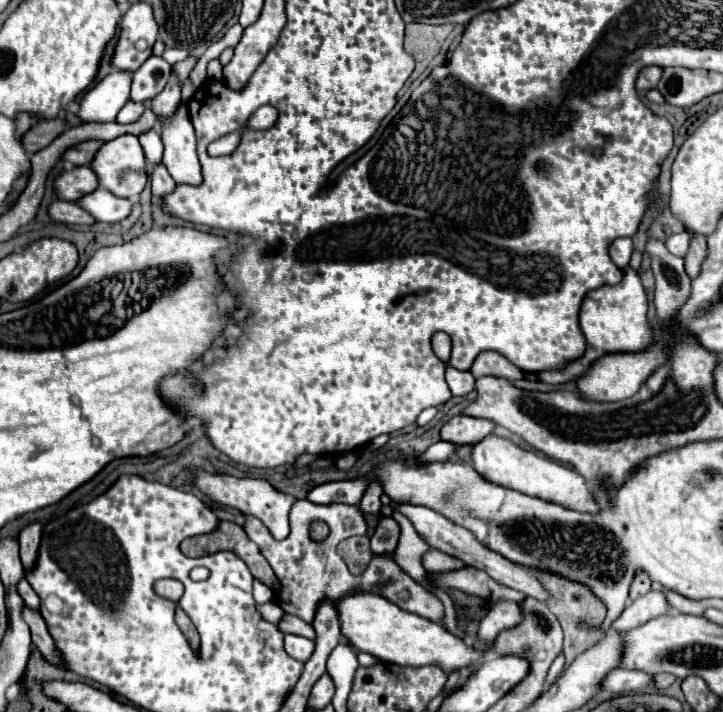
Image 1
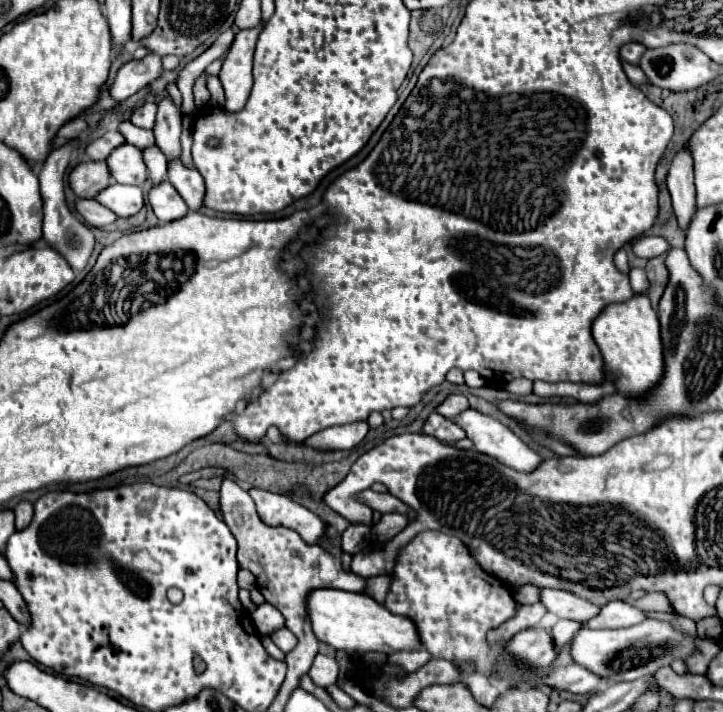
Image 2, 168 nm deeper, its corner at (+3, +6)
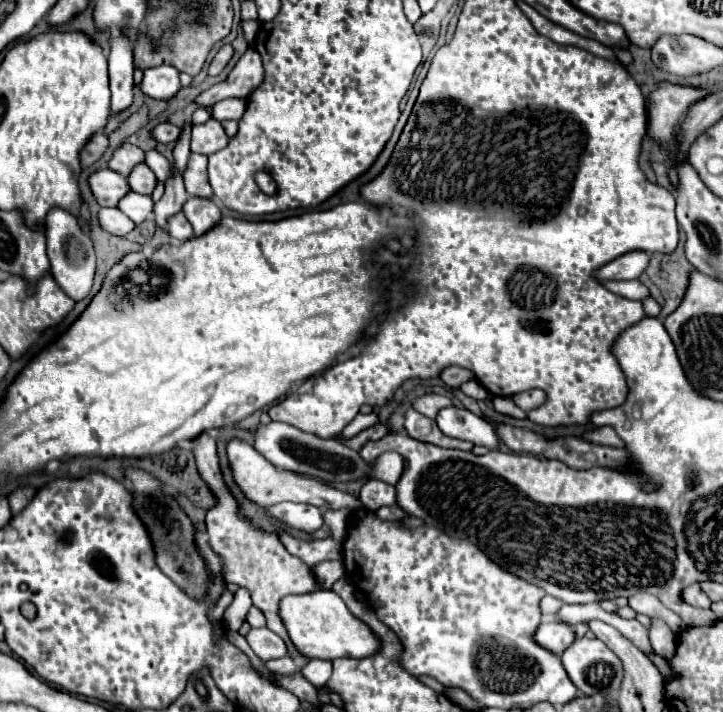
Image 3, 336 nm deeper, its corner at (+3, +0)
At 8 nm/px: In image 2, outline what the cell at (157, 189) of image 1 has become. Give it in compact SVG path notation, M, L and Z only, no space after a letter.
M167 180L149 190L149 204L153 206L153 212L161 222L177 220L189 212L185 200Z

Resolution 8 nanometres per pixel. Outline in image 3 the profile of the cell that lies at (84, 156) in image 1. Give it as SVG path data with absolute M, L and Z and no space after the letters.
M125 142L121 148L115 150L115 154L113 154L111 162L109 162L109 168L123 174L123 176L129 176L131 170L137 164L141 164L143 160L145 160L145 152L141 148L137 148L137 146Z

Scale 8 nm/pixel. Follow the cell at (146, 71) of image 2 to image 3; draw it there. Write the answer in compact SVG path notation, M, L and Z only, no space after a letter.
M157 66L143 72L141 92L155 100L171 100L181 88L179 70L173 66Z

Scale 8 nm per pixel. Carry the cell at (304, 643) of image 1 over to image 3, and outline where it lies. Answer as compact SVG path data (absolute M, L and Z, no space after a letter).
M251 628L245 636L247 644L251 646L251 650L263 660L275 660L275 658L283 658L287 656L287 646L283 642L283 638L279 638L275 632L271 632L269 628Z

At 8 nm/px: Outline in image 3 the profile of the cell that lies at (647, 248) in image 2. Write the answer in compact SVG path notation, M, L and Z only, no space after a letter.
M629 252L625 256L619 256L617 260L605 264L597 272L593 272L593 278L597 282L607 282L607 280L635 280L639 278L649 264L649 256L643 252Z

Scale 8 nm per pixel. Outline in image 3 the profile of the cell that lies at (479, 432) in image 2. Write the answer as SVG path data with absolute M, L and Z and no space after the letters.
M447 406L439 410L435 422L445 436L469 440L473 444L487 446L489 450L497 450L497 436L493 432L493 426L465 408Z

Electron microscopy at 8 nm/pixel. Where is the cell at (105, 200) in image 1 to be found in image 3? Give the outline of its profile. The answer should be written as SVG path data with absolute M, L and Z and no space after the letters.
M129 192L129 196L125 196L125 200L121 200L121 204L117 208L121 208L121 212L125 212L135 224L141 224L151 216L153 206L155 206L155 202L151 200L151 196Z

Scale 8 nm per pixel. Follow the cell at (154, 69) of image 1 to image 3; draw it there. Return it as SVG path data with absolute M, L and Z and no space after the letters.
M51 210L47 216L47 256L51 260L51 274L61 290L75 302L83 300L93 286L95 274L95 246L89 236L85 236L77 220L65 210Z

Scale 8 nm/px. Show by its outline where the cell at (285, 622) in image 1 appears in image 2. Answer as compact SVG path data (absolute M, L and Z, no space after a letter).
M263 602L263 604L251 614L251 618L253 618L257 630L259 630L263 636L267 636L267 634L271 634L271 632L275 632L275 630L279 630L279 628L285 626L283 614L281 614L275 606L271 606L269 602Z

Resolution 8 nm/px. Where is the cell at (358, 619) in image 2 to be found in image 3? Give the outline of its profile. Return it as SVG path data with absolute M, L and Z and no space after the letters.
M315 590L301 596L285 596L279 602L279 618L287 628L289 640L305 658L365 658L379 648L377 636L357 620L333 590Z

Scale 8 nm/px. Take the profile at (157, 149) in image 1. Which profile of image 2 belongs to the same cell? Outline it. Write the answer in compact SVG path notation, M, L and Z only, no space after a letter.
M149 146L143 150L143 160L147 164L147 170L149 170L149 176L153 180L153 184L157 182L163 182L165 180L165 170L167 170L167 158L163 154L163 150L159 146Z

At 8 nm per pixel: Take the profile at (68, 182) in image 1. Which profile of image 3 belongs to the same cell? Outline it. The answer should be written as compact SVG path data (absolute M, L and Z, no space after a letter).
M103 168L91 174L89 186L101 206L117 206L119 200L131 190L127 178L113 172L111 168Z

